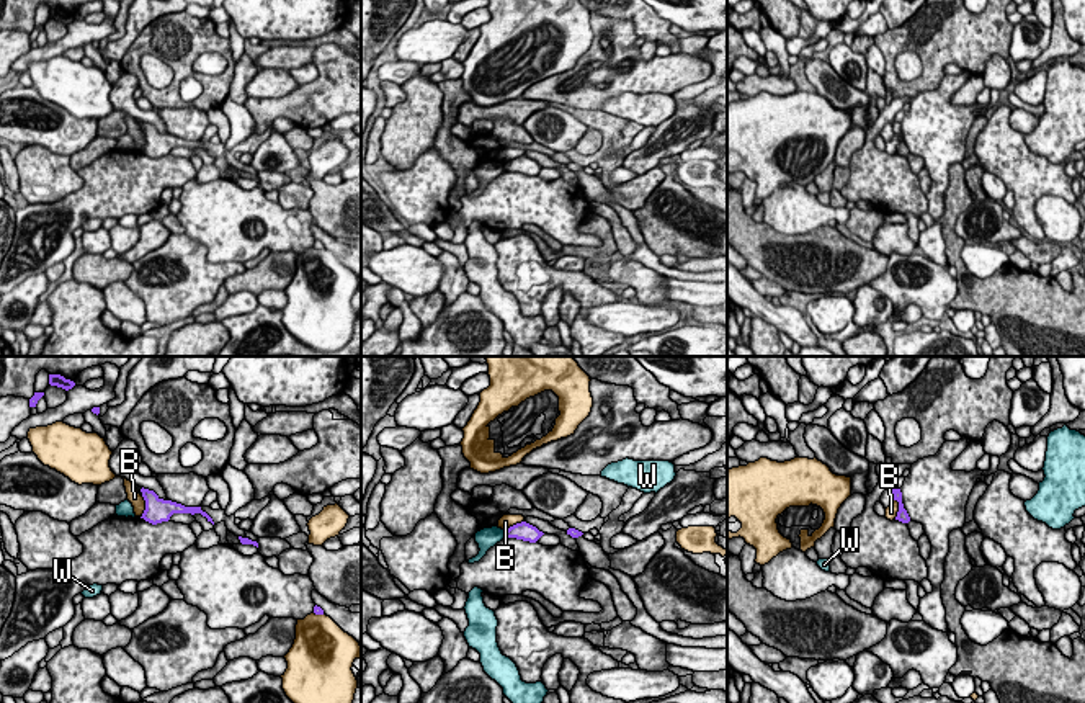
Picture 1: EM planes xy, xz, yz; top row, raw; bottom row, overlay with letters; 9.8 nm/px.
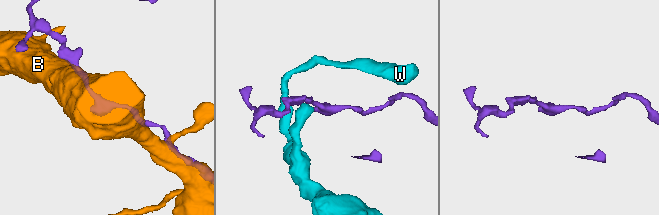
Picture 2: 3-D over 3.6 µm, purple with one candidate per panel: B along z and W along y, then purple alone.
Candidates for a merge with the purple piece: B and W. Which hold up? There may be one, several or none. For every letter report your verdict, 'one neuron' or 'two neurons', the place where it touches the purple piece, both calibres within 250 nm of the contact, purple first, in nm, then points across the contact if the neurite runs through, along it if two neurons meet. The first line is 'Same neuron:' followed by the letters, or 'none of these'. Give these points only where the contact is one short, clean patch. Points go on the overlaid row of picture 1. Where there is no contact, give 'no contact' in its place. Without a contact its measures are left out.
Same neuron: B
B: one neuron; contact xy (146, 507); calibres 240 and 140 nm
W: two neurons; contact xz (505, 533); calibres 170 and 200 nm; border xz (504, 530), (505, 537)

